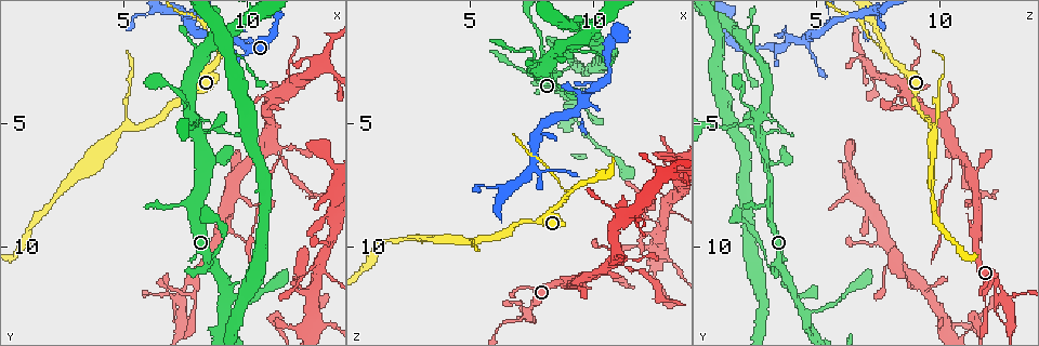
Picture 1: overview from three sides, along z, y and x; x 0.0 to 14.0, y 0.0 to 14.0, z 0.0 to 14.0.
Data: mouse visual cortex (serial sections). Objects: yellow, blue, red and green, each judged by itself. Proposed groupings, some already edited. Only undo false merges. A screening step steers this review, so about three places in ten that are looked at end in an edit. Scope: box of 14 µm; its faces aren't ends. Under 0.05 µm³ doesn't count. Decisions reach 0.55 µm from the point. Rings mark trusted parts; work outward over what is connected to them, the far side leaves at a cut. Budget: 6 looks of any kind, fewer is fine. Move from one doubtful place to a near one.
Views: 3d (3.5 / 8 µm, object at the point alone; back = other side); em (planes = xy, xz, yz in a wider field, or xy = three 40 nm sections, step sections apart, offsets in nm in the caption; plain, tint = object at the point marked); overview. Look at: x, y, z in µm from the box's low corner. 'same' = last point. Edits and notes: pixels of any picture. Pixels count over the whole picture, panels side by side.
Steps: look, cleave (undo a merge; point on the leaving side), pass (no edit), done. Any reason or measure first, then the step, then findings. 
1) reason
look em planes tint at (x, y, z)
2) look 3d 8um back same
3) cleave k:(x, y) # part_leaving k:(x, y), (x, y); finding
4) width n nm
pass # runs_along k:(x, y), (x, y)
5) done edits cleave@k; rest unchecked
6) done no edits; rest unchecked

three-way junction
look 3d 3.5um at (7.3, 12.2, 12.7)

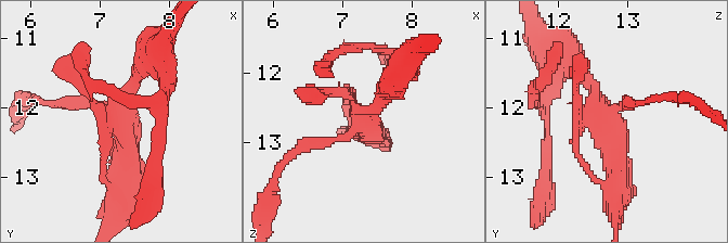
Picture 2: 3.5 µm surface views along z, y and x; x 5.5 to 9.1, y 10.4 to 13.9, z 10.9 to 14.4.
now the EM
look em xy step 1 tint at (7.25, 12.10, 12.70)

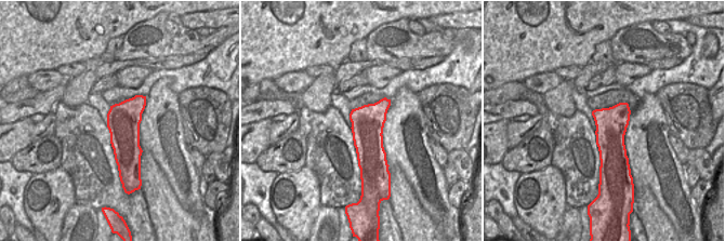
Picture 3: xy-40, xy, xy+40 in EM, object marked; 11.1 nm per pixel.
look em planes tint same

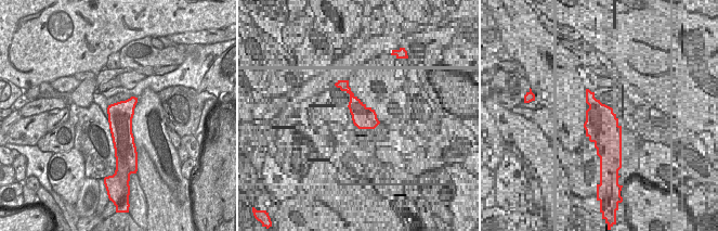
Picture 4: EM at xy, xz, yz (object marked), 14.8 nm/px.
pass # runs_along 2:(570, 59), (609, 112), (618, 186); all the same cell

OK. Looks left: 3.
look 3d 3.5um at (8.6, 1.4, 1.9)

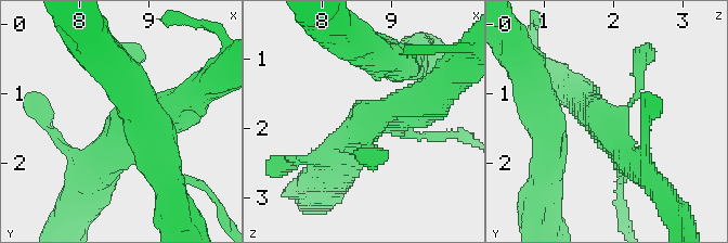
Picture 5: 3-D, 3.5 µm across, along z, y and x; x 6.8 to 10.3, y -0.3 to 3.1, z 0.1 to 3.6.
need the tissue
look em xy step 3 tint at (8.70, 1.40, 1.85)

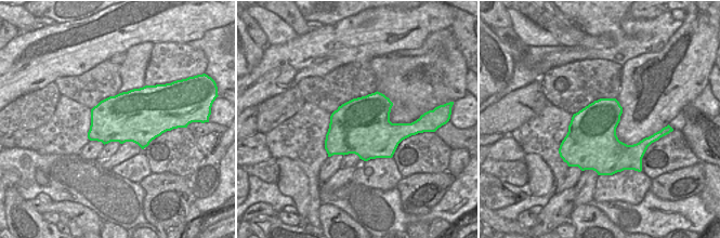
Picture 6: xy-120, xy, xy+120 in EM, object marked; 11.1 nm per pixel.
cut it another way
look em planes tint same

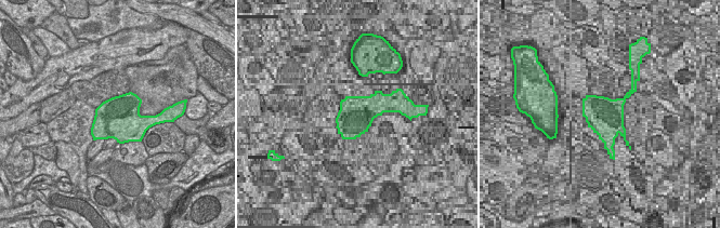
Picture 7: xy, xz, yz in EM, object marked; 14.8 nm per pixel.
pass # runs_along 5:(95, 176), (139, 112), (189, 96); continuous, no second cell

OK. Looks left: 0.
done no edits; rest unchecked

